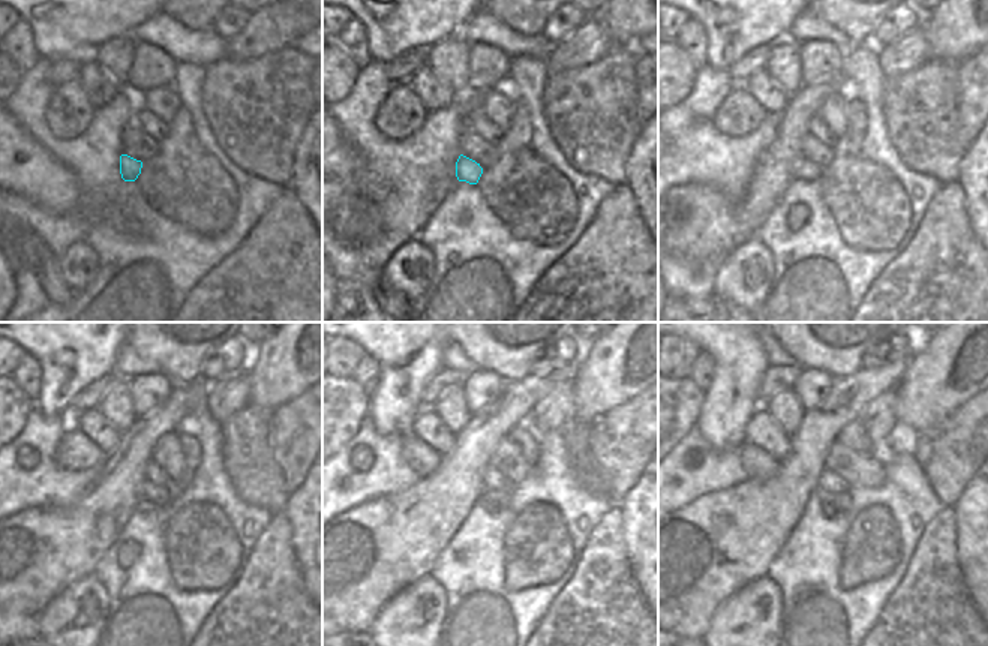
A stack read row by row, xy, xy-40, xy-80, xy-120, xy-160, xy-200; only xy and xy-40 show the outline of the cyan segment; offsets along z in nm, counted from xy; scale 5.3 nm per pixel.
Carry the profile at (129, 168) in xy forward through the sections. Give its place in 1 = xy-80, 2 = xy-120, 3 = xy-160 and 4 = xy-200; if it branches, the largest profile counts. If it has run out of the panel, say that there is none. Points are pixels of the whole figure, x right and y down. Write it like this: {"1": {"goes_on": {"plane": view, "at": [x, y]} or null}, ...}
{"1": {"goes_on": {"plane": "xy-80", "at": [807, 171]}}, "2": {"goes_on": {"plane": "xy-120", "at": [143, 504]}}, "3": {"goes_on": {"plane": "xy-160", "at": [483, 502]}}, "4": {"goes_on": {"plane": "xy-200", "at": [826, 510]}}}

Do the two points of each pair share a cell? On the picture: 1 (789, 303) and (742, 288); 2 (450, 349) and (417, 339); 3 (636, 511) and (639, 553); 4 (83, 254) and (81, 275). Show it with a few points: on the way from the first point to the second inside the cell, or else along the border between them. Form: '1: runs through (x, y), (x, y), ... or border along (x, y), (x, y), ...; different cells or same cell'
1: border along (774, 261), (774, 278), (768, 296), (759, 306); different cells
2: border along (447, 340), (443, 366); different cells
3: runs through (639, 522), (639, 543); same cell
4: runs through (75, 260), (68, 264), (69, 270), (74, 272); same cell

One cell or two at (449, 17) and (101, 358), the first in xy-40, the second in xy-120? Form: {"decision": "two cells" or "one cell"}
{"decision": "one cell"}

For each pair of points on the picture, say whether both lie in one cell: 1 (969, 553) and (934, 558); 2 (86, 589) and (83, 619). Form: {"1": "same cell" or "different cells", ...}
{"1": "different cells", "2": "same cell"}

